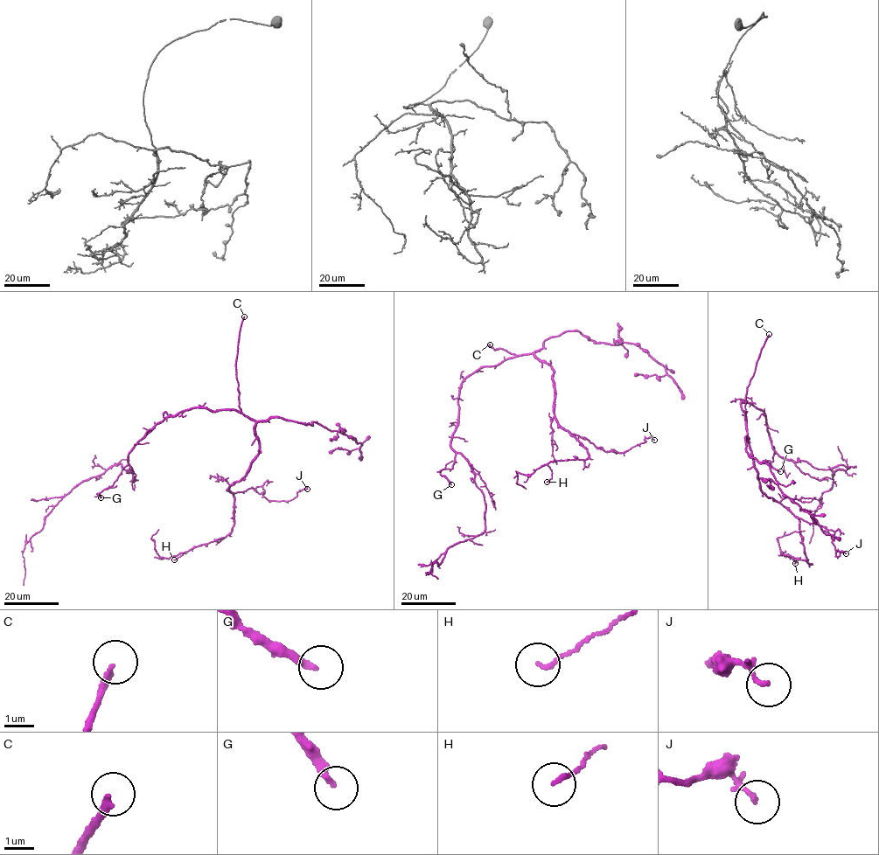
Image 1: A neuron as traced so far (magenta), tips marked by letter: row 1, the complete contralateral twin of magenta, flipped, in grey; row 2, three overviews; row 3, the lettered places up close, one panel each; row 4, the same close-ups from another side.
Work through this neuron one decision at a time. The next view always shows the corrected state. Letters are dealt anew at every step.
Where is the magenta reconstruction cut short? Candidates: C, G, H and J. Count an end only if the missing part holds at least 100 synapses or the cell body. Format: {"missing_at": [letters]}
{"missing_at": ["C"]}

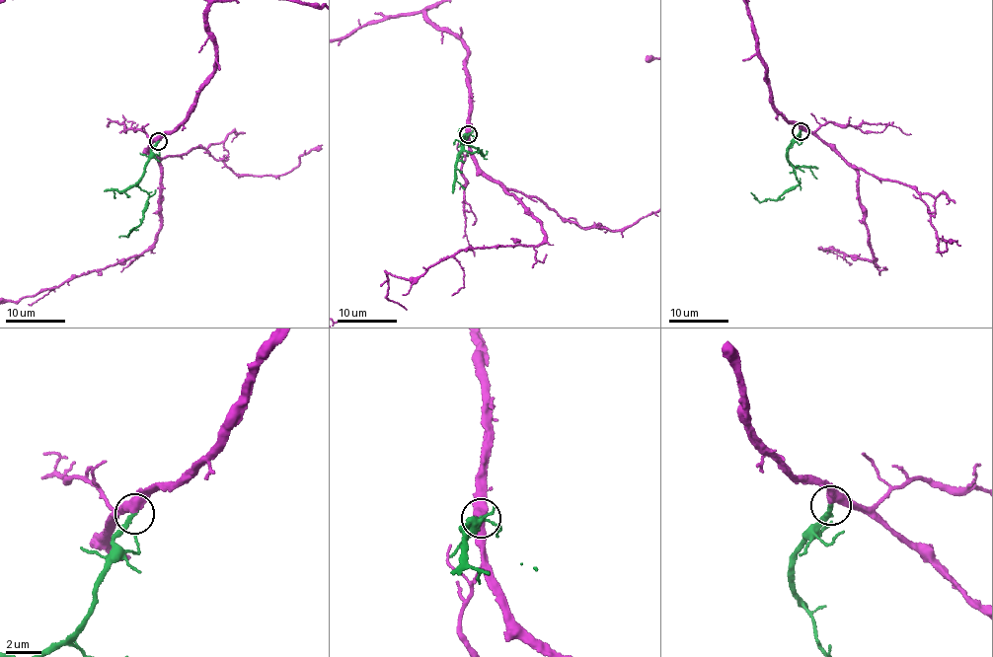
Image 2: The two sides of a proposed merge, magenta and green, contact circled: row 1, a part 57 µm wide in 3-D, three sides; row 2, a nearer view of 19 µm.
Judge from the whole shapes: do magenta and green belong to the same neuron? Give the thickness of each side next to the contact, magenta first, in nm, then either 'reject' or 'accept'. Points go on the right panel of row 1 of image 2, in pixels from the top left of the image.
calibres 500 and 280 nm; accept

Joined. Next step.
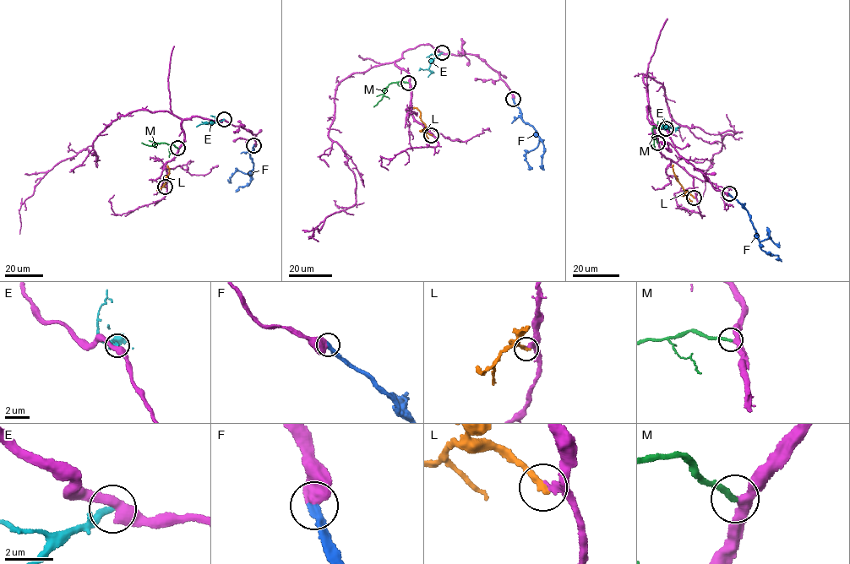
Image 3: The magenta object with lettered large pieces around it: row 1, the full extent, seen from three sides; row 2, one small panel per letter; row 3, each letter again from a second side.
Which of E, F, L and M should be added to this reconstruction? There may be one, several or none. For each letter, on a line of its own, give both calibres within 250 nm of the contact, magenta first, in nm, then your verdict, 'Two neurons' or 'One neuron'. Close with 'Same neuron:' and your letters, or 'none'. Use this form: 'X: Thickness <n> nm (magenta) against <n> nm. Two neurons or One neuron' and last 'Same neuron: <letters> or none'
E: Thickness 480 nm (magenta) against 260 nm. Two neurons
F: Thickness 600 nm (magenta) against 340 nm. One neuron
L: Thickness 240 nm (magenta) against 280 nm. Two neurons
M: Thickness 360 nm (magenta) against 240 nm. One neuron
Same neuron: F, M

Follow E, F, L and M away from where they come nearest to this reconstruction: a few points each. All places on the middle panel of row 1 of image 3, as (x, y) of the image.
E: (442, 53), (433, 58), (428, 69), (419, 70)
F: (513, 99), (523, 121), (535, 128), (540, 138), (536, 147), (526, 151), (528, 169)
L: (431, 135), (427, 132), (419, 111), (413, 107)
M: (408, 82), (390, 84), (381, 100), (373, 106)

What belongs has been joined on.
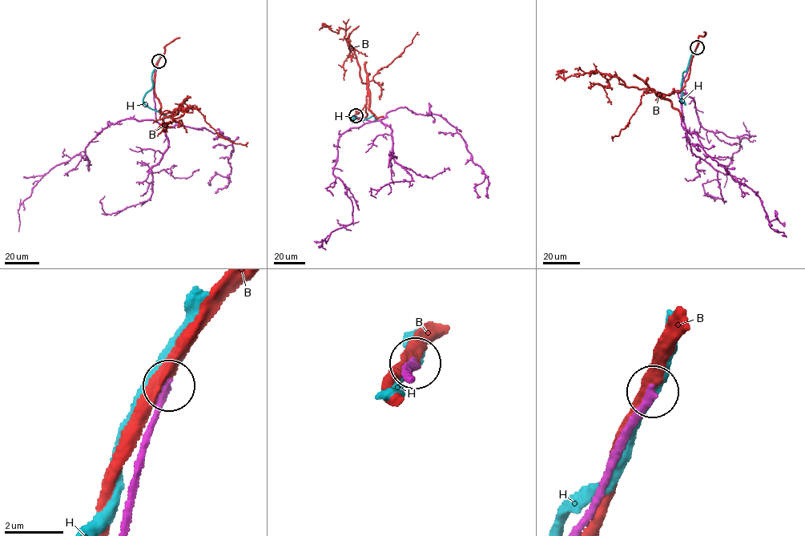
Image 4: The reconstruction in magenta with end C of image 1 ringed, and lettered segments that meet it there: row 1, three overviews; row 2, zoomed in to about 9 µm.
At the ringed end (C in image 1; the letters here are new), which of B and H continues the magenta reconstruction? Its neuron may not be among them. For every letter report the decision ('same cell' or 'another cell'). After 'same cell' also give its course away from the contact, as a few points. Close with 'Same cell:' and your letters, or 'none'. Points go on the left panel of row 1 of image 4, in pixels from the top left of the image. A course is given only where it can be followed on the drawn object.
B: another cell
H: another cell
Same cell: none

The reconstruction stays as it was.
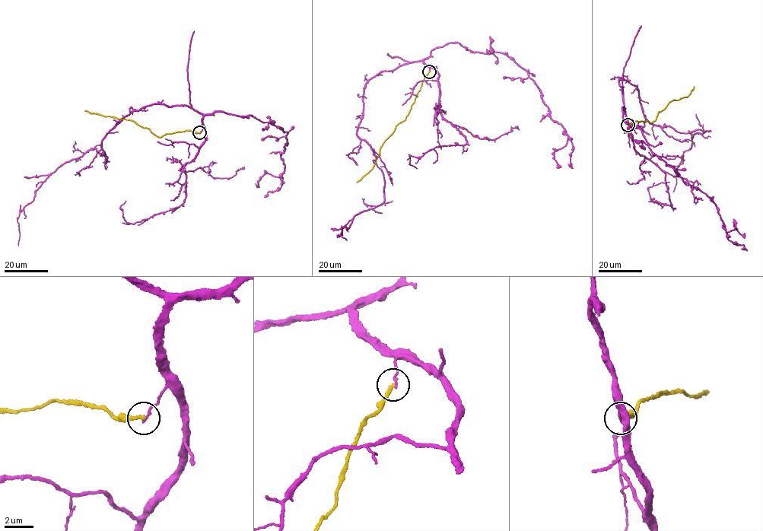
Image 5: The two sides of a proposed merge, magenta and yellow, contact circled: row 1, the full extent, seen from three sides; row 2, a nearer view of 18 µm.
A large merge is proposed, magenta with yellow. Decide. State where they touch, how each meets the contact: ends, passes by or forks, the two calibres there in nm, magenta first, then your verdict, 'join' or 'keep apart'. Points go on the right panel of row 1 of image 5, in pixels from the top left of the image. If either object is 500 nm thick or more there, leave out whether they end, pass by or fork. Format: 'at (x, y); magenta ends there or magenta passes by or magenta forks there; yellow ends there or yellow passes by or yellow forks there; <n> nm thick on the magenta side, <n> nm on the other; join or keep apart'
at (627, 125); magenta ends there; yellow ends there; 130 nm thick on the magenta side, 240 nm on the other; keep apart

